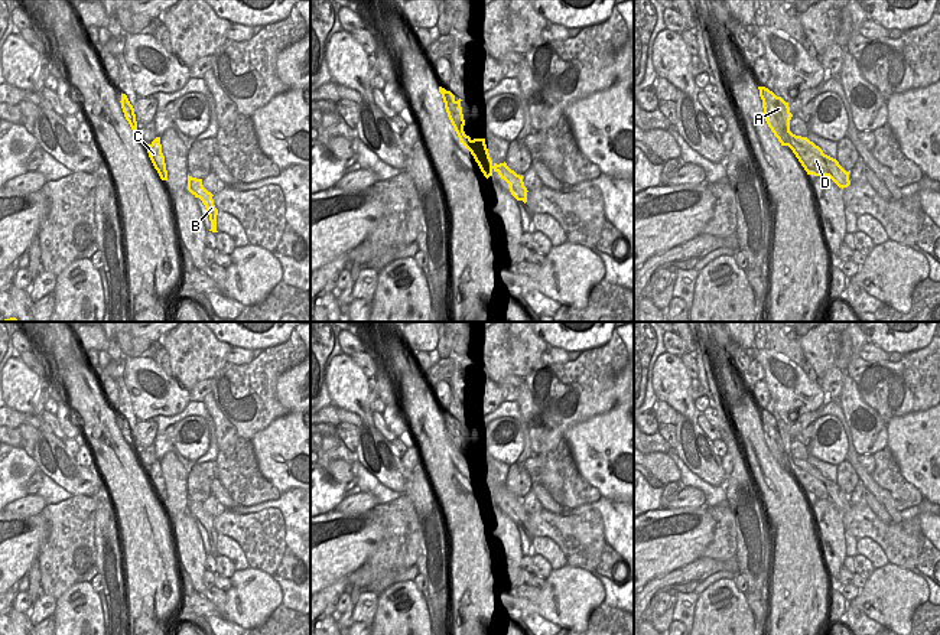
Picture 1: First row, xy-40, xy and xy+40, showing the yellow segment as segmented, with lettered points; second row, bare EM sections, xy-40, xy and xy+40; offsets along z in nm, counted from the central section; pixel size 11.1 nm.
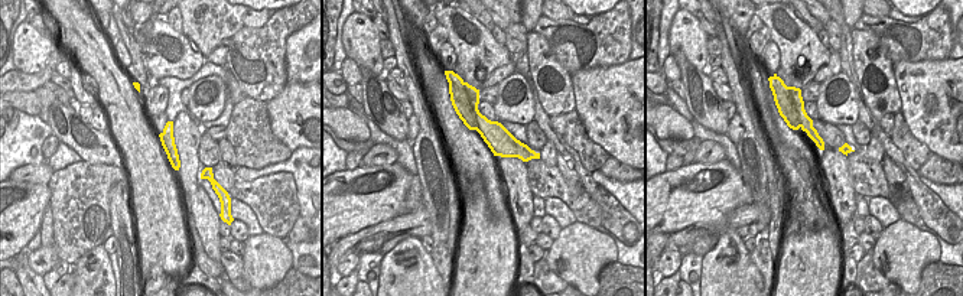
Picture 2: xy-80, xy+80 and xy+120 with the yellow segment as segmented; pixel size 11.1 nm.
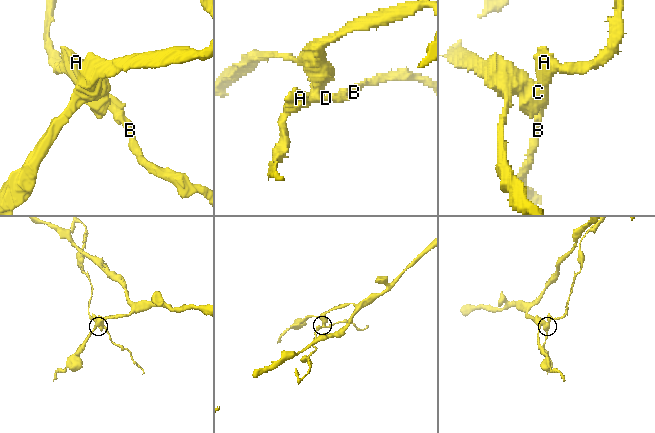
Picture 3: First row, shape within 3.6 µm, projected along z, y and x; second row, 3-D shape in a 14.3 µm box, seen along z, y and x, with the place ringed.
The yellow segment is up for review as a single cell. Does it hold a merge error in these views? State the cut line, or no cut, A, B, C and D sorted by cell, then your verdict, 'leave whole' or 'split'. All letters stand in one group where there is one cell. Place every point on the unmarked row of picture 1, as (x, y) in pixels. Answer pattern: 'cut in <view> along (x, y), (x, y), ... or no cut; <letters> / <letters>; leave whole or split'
cut in xy along (478, 485), (488, 492), (487, 500); A B D / C; split

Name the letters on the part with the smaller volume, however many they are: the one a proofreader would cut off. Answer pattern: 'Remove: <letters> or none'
Remove: A, B, D

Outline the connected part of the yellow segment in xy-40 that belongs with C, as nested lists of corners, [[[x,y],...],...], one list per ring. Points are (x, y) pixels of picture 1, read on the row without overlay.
[[[156,460],[149,469],[146,469],[146,472],[160,502],[167,504],[167,494],[166,494],[165,479],[162,476],[160,460]]]

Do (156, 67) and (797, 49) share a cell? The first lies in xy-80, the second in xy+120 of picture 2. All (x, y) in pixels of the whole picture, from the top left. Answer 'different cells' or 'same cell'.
same cell

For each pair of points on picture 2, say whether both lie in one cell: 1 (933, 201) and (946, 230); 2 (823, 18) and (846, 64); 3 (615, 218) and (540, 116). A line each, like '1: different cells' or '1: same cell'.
1: same cell
2: different cells
3: same cell

